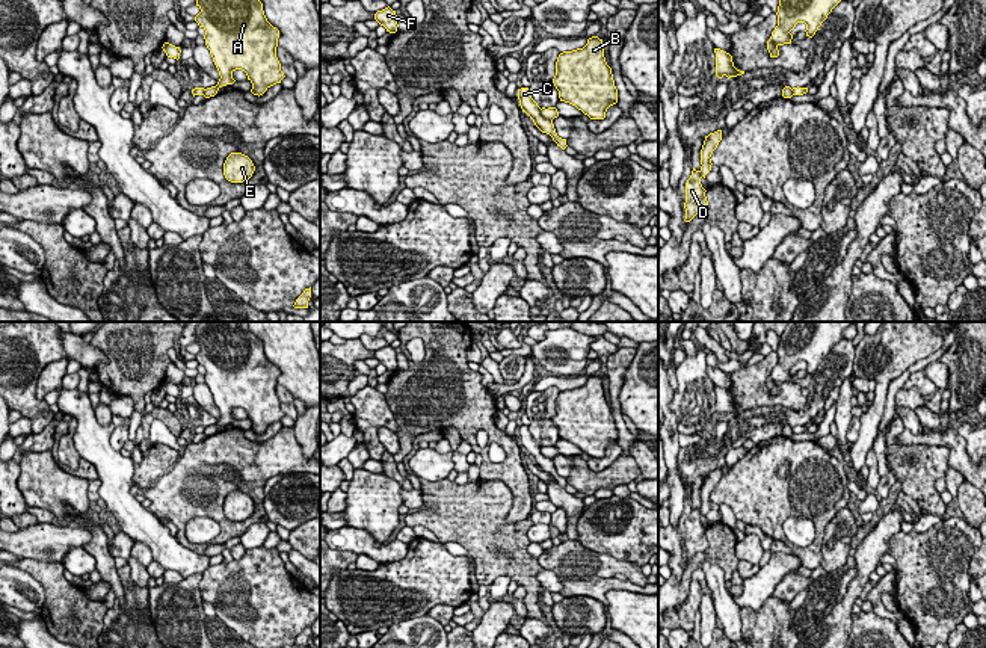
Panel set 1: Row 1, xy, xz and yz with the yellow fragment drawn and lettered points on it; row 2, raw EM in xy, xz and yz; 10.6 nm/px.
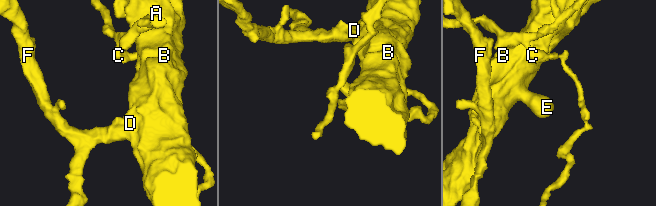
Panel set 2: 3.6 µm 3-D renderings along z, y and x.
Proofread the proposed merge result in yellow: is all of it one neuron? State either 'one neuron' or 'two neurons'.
two neurons

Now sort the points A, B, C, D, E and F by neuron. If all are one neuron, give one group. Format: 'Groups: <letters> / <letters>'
Groups: A B D E F / C

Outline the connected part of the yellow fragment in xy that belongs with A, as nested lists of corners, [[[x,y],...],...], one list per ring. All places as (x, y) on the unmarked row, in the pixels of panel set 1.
[[[199,322],[195,338],[201,347],[195,359],[205,369],[205,384],[220,414],[216,424],[204,429],[205,437],[233,423],[236,408],[246,411],[258,435],[281,421],[285,414],[276,396],[279,369],[267,359],[248,322]]]

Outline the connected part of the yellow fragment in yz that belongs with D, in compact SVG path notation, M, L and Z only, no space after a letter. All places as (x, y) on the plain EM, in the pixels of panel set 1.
M722 468L710 471L705 474L702 488L701 488L701 508L693 506L690 517L686 521L686 560L690 560L696 553L705 551L708 548L708 539L705 535L705 527L701 523L701 517L711 509L711 492L722 479Z

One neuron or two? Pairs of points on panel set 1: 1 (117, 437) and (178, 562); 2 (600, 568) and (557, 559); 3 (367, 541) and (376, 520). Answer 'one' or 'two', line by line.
1: two
2: one
3: two

